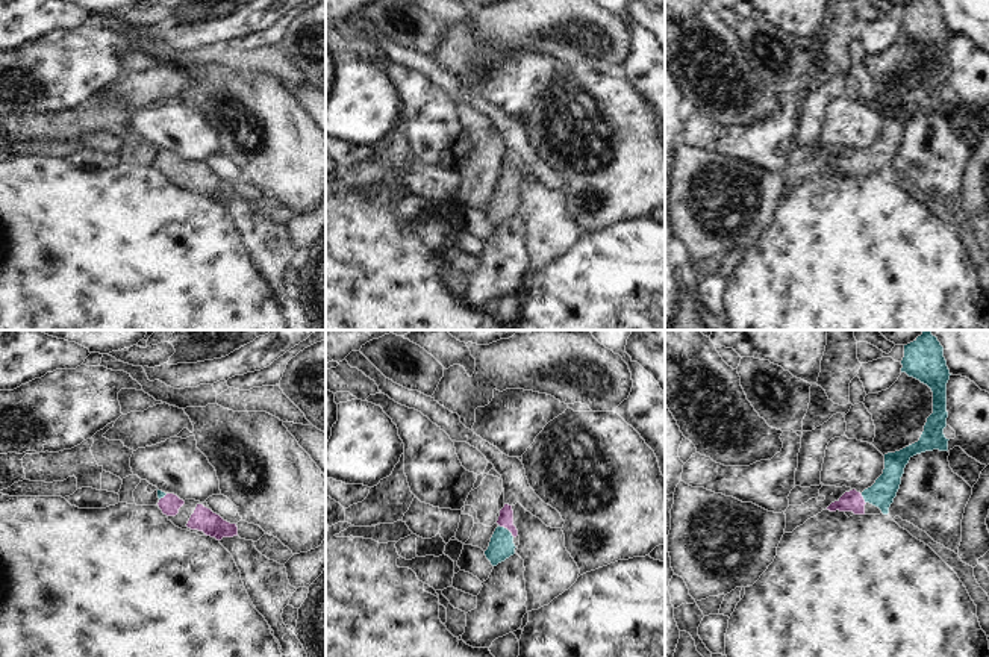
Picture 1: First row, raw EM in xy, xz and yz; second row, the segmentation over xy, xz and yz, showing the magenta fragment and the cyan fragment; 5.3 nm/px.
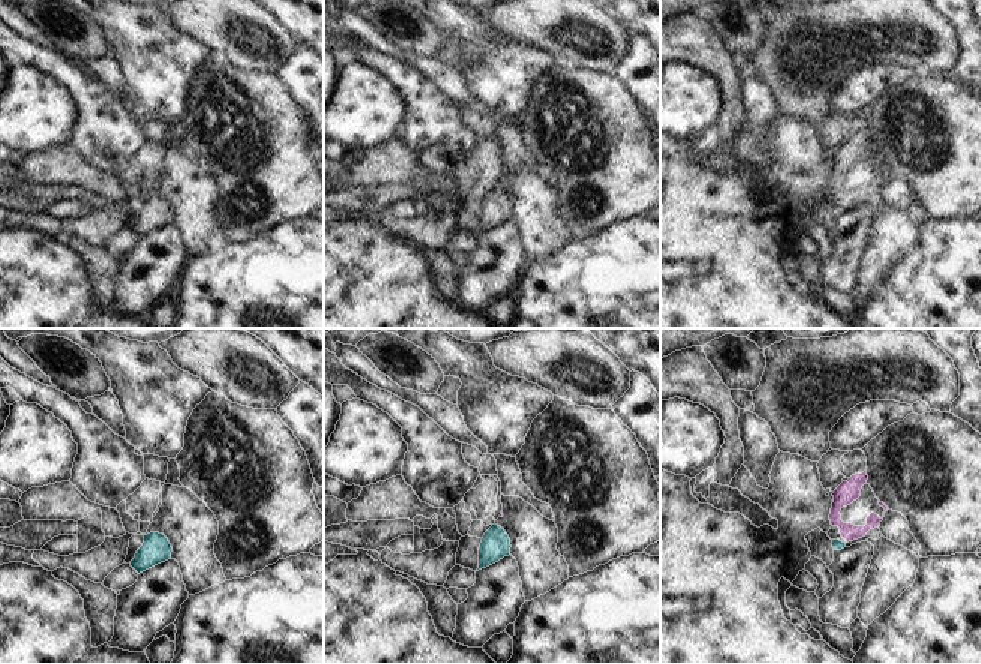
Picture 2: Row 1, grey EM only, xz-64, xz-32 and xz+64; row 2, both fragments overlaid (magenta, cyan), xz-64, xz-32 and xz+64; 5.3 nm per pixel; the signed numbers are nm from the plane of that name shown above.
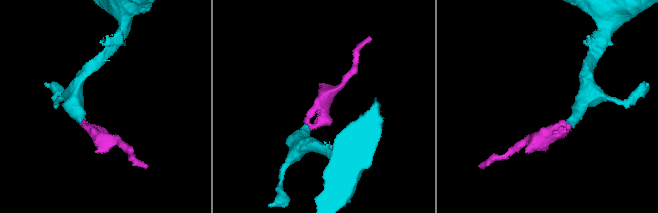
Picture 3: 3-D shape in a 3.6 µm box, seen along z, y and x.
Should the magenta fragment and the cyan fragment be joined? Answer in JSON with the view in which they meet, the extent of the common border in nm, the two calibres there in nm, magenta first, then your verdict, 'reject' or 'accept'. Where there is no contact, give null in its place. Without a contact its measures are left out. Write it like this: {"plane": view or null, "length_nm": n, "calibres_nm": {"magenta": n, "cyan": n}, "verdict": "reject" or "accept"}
{"plane": "xz", "length_nm": 110, "calibres_nm": {"magenta": 80, "cyan": 140}, "verdict": "accept"}

